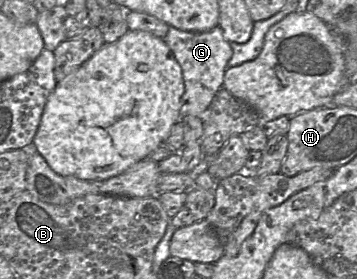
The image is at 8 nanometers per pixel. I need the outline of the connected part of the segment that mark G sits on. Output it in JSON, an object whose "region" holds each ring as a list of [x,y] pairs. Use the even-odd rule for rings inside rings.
{"region":[[[169,26],[163,38],[182,68],[185,91],[181,98],[181,118],[186,115],[203,117],[215,94],[223,87],[227,64],[233,55],[229,41],[217,26],[207,32],[193,32]]]}

